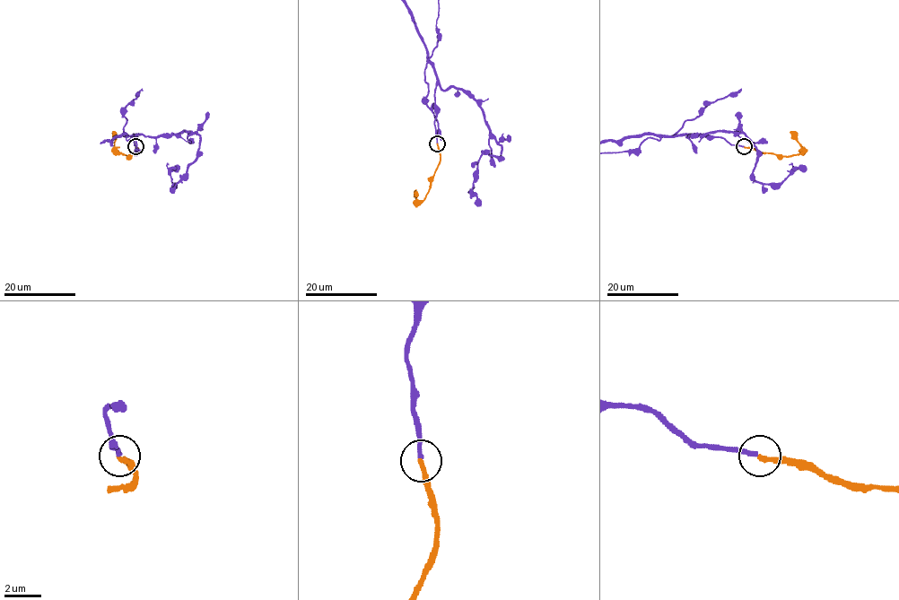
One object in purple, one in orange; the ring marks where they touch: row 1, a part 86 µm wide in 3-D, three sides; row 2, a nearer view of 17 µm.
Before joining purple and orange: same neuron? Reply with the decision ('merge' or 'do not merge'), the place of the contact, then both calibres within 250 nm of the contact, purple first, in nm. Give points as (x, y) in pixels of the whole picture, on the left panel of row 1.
merge | (135, 146) | 240/260 nm

